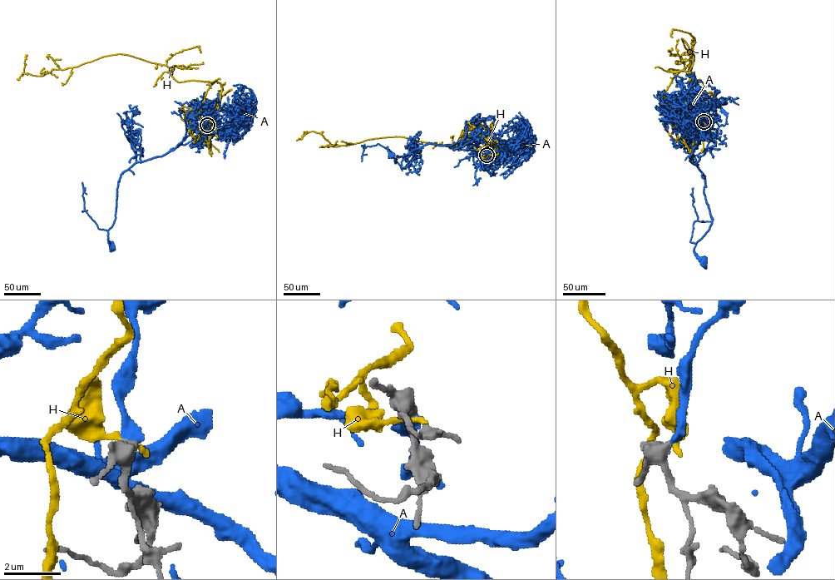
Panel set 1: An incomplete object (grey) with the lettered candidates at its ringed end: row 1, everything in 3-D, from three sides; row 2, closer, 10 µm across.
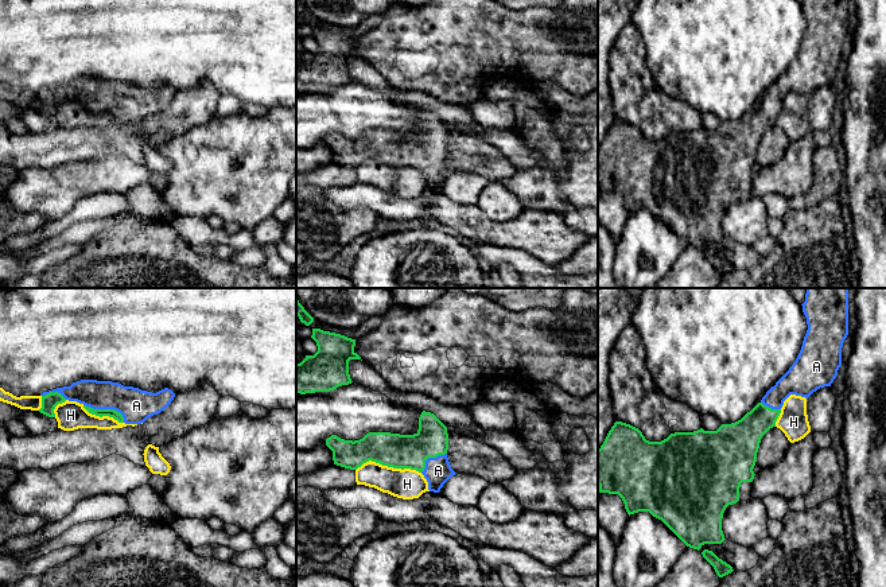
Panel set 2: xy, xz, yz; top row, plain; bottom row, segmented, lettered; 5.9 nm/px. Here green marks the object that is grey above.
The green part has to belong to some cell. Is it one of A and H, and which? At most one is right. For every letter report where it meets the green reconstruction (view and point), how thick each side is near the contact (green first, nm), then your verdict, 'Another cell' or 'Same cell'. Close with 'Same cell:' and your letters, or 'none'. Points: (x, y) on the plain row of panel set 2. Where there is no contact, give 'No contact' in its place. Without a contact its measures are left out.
A: Touches green at xy (107, 108). Thickness 50 nm (green) against 200 nm. Same cell
H: Touches green at xz (388, 164). Thickness 200 nm (green) against 180 nm. Another cell
Same cell: A

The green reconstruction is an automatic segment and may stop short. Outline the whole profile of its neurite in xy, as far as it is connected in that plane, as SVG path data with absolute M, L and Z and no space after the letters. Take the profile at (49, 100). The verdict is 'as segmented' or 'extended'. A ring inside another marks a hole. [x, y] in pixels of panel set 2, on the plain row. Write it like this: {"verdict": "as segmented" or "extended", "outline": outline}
{"verdict": "extended", "outline": "M81 78L70 85L43 90L40 94L39 110L48 116L55 116L55 105L69 98L82 102L92 113L109 114L125 123L141 123L164 109L175 92L168 86L152 92L112 79Z"}

